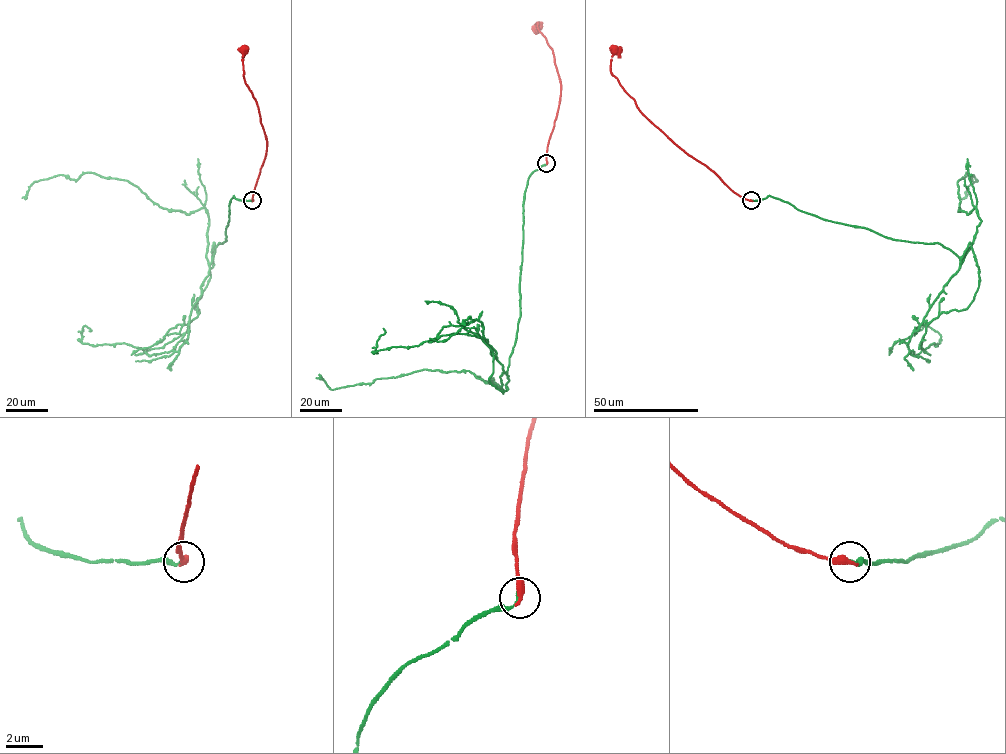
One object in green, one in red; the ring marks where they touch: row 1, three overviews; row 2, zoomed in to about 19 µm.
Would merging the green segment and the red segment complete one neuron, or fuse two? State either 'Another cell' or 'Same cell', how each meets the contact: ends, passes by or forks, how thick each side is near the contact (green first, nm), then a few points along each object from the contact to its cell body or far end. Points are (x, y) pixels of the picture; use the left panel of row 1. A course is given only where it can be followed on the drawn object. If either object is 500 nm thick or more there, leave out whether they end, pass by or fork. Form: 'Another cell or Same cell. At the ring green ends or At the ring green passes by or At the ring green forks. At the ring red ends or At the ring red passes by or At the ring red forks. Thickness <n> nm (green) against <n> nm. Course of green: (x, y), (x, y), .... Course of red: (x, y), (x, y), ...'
Same cell. At the ring green ends. At the ring red ends. Thickness 130 nm (green) against 400 nm. Course of green: (253, 201), (232, 197), (209, 263), (204, 207), (168, 210), (92, 173), (35, 181), (25, 199). Course of red: (253, 201), (266, 154), (266, 137), (256, 100), (244, 79), (245, 49)

